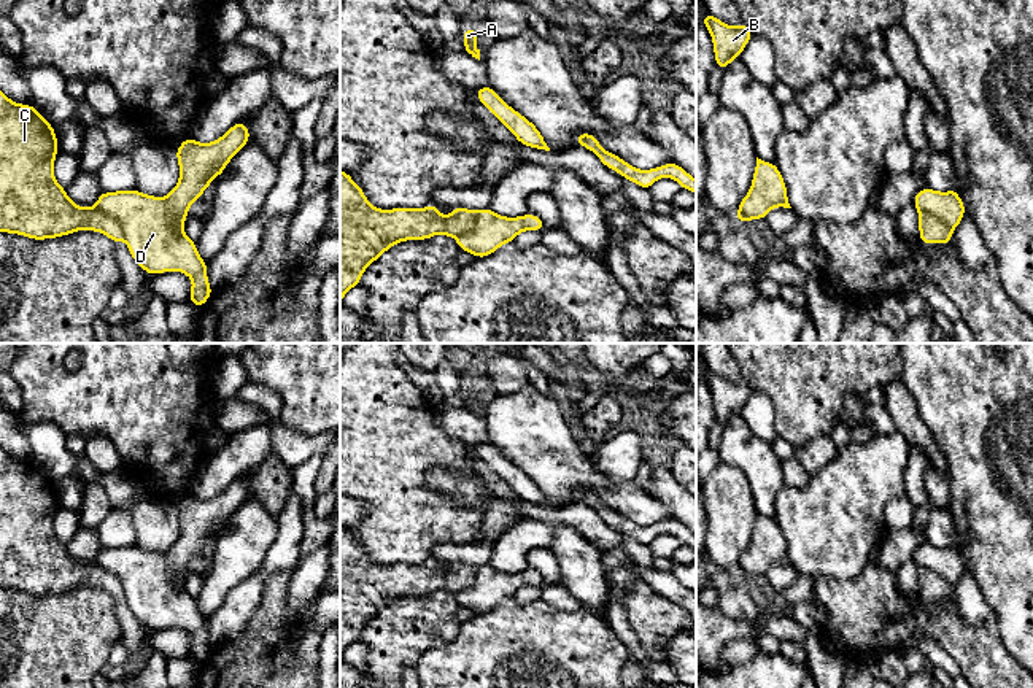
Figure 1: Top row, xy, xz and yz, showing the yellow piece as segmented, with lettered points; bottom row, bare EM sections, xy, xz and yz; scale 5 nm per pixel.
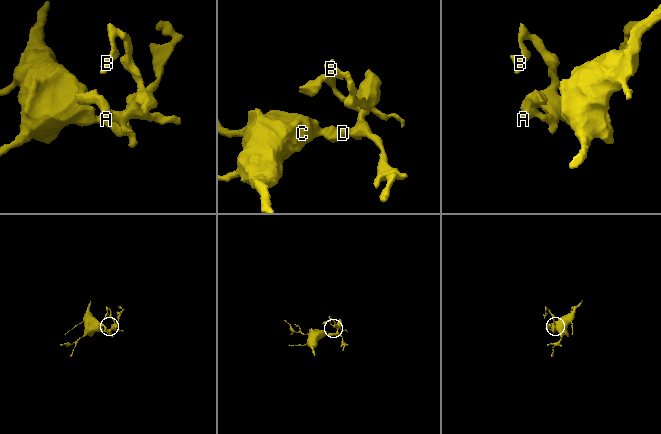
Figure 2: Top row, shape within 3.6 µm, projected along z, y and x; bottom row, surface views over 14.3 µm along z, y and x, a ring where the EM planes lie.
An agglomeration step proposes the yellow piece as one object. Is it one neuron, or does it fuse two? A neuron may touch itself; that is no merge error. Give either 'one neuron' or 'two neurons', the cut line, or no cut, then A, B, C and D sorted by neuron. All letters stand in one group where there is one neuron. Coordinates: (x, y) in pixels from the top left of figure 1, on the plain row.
two neurons; cut in xy along (94, 563), (110, 571), (119, 580), (124, 595); A B D / C

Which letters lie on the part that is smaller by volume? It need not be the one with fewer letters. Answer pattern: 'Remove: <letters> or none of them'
Remove: A, B, D

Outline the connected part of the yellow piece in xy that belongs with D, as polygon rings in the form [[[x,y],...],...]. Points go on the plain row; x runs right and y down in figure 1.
[[[240,477],[211,499],[189,493],[176,505],[180,537],[168,551],[114,547],[102,548],[95,559],[95,564],[121,580],[130,612],[146,629],[180,626],[192,636],[189,656],[197,664],[210,655],[213,645],[208,640],[207,616],[199,612],[183,578],[189,562],[248,497],[250,485]]]

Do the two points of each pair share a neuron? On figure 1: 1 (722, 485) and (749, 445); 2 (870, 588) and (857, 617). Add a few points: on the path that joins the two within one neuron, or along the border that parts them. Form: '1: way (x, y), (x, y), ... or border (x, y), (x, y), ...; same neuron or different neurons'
1: border (722, 461), (744, 474), (752, 499); different neurons
2: way (870, 595), (870, 604), (863, 610); same neuron

